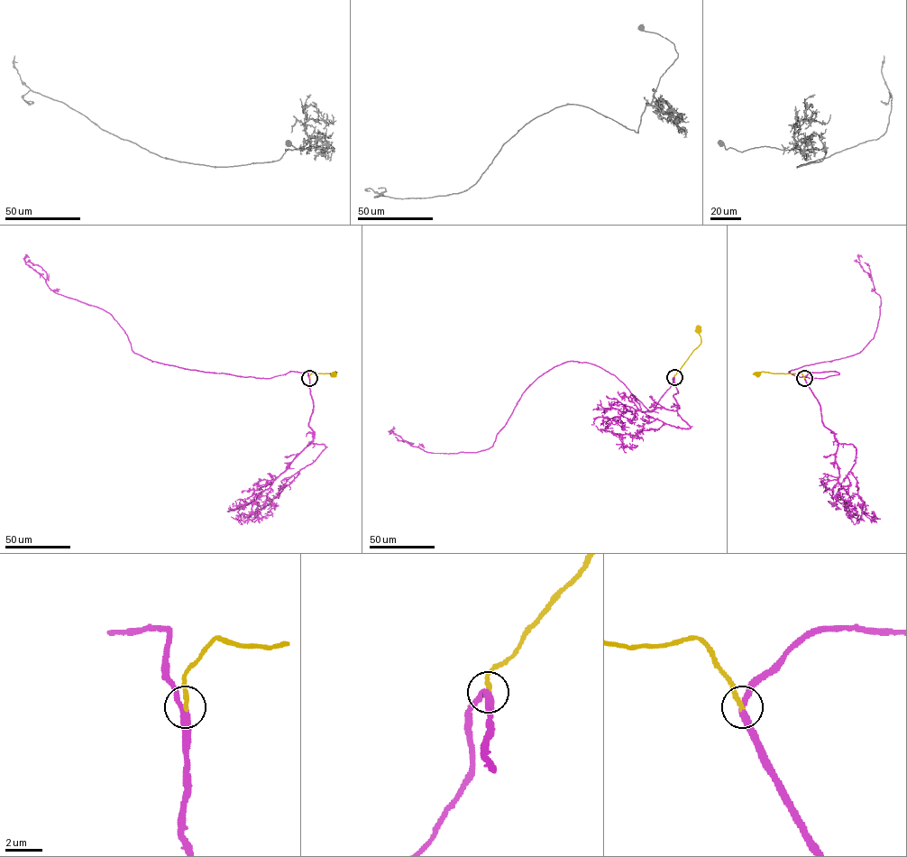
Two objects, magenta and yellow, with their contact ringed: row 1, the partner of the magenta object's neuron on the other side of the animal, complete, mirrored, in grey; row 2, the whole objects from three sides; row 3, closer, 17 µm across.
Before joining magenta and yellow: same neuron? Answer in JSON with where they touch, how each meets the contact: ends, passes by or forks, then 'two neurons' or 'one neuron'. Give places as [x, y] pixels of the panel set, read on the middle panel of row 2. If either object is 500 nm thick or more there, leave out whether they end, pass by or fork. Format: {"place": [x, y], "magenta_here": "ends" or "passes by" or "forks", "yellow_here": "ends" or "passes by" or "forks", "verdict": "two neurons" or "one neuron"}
{"place": [674, 377], "magenta_here": "passes by", "yellow_here": "ends", "verdict": "one neuron"}

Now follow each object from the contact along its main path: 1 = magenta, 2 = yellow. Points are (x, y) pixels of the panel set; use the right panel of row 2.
1: (804, 378), (838, 373), (810, 378), (789, 372), (859, 353), (874, 336), (880, 297), (859, 264), (862, 257)
2: (804, 378), (801, 373), (757, 373)

